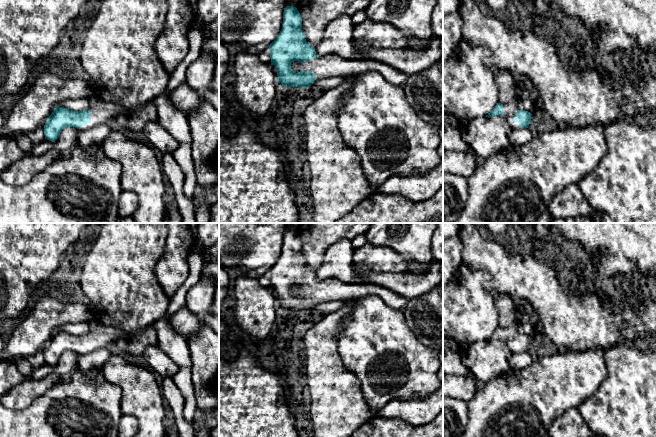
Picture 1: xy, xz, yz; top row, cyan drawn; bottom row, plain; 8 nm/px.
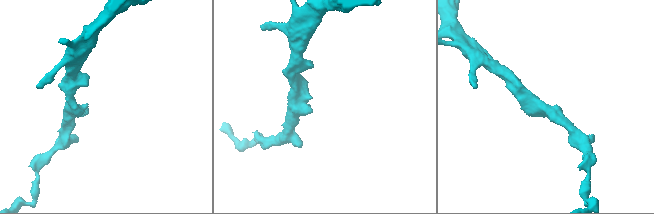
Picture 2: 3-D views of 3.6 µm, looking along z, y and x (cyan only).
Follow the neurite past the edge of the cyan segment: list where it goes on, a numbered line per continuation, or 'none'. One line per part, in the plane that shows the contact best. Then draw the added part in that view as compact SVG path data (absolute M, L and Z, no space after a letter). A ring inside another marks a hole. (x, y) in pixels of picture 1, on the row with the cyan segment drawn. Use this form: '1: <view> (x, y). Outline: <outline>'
1: xy (102, 111). Outline: M95 94L89 97L89 103L90 106L87 110L89 110L92 113L90 116L91 122L84 124L80 128L80 131L87 130L89 128L92 128L103 123L113 123L115 117L118 114L129 116L131 113L135 112L136 110L140 110L144 107L137 106L127 109L122 106L104 101Z

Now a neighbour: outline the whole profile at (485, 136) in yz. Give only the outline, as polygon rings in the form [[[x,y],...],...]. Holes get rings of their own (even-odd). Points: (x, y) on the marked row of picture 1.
[[[504,116],[473,117],[467,119],[464,125],[464,140],[475,156],[484,160],[511,146],[509,140],[511,130]]]

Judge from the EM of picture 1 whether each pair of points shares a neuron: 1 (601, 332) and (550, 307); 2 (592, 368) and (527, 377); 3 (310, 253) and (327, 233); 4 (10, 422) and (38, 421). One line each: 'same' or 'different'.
1: same
2: same
3: same
4: same

